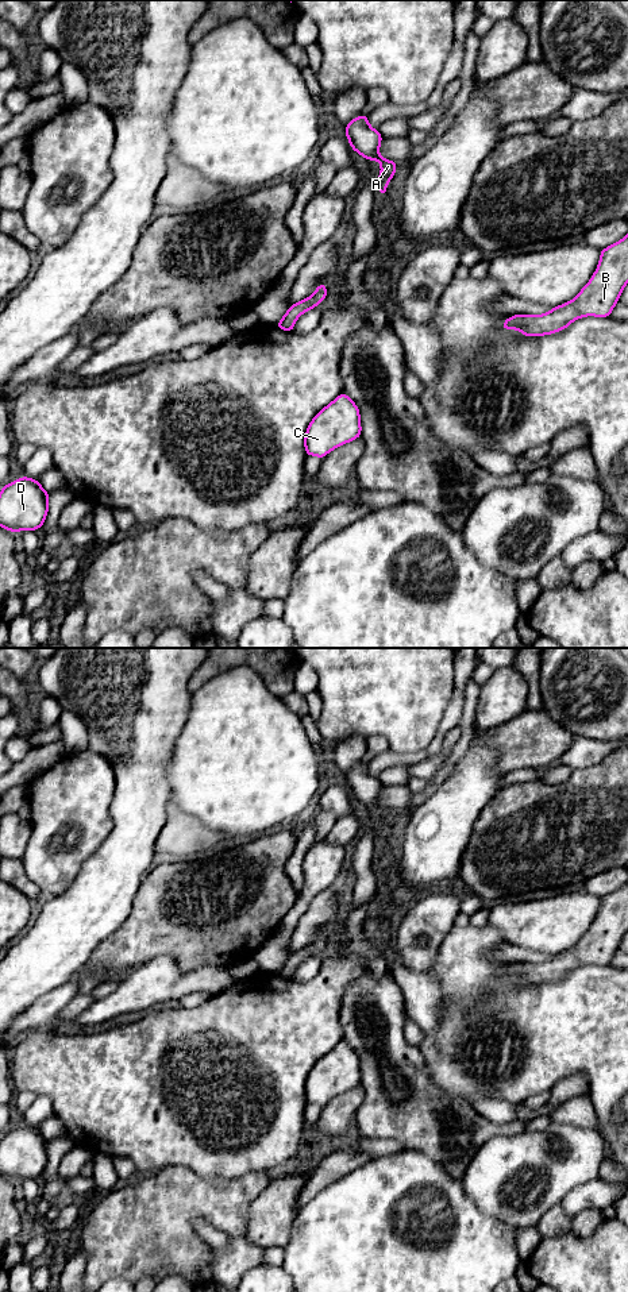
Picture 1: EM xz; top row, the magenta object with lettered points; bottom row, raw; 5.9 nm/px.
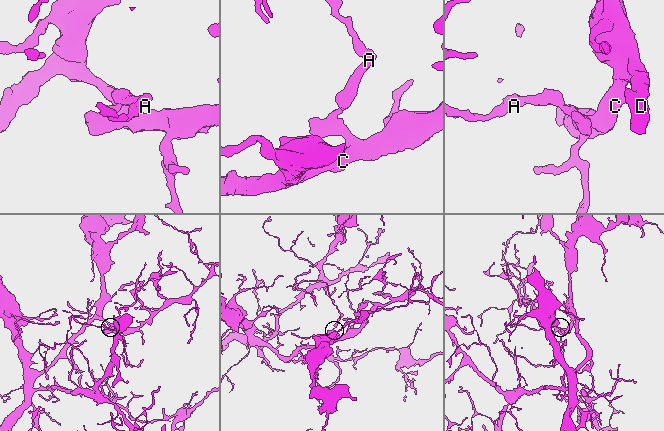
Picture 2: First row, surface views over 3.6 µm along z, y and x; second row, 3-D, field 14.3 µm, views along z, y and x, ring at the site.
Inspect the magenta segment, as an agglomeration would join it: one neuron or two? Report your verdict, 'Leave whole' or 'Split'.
Leave whole

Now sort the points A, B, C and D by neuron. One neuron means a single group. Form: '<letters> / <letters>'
A B C D

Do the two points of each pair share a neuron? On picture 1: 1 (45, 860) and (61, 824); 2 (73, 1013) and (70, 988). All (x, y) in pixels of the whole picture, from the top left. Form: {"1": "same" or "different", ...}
{"1": "same", "2": "different"}

